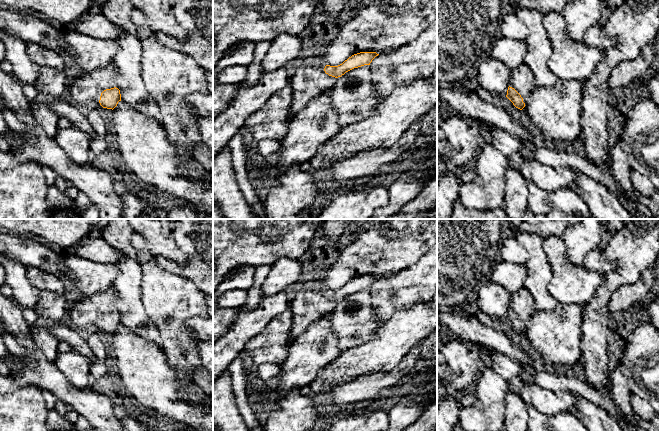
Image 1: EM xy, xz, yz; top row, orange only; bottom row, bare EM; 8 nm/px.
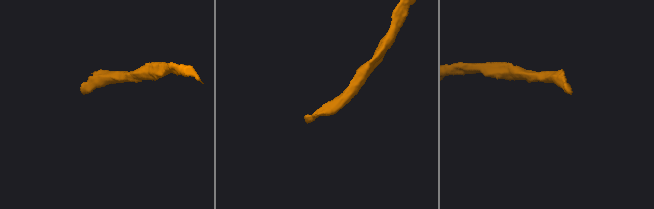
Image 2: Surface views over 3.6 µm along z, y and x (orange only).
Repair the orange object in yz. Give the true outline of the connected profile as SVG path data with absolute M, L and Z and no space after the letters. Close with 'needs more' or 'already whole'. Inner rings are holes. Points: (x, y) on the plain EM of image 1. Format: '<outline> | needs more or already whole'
M525 288L512 293L506 321L513 329L522 334L530 317L535 313L533 297Z | needs more

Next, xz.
M360 276L338 290L326 289L324 293L306 290L297 292L289 302L289 311L292 313L289 341L304 333L310 324L331 314L338 301L354 292L370 289L378 279L376 276Z | needs more

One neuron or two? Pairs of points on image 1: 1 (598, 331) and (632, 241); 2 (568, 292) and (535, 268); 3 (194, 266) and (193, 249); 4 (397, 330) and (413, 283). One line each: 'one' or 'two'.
1: one
2: two
3: two
4: two

